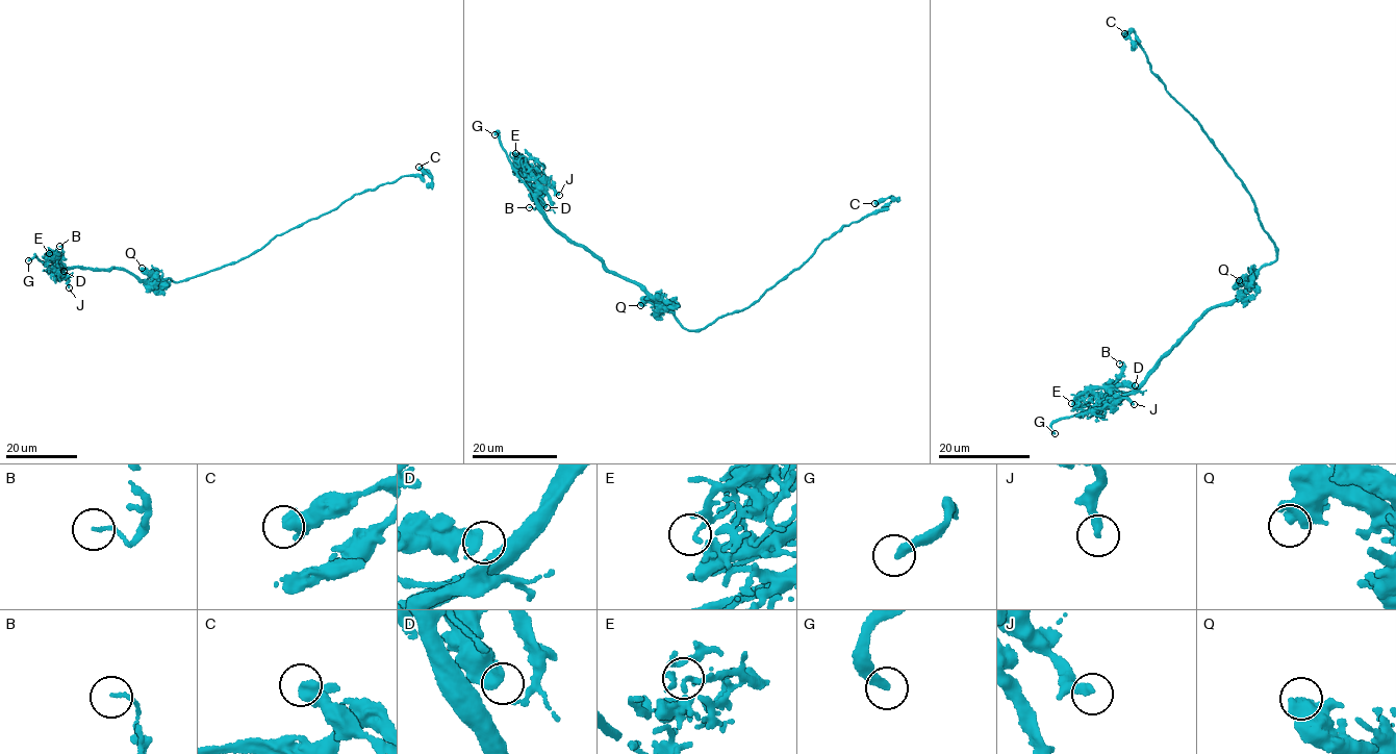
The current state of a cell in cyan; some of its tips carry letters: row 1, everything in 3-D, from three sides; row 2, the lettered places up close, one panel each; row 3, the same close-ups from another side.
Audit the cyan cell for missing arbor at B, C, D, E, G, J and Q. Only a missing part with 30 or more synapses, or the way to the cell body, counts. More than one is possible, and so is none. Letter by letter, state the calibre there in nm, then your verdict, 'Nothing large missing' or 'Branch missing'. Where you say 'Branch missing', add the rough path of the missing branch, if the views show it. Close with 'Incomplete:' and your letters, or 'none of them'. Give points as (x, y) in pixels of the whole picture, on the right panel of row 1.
B: Thickness 110 nm. Nothing large missing
C: Thickness 500 nm. Nothing large missing
D: Thickness 400 nm. Nothing large missing
E: Thickness 100 nm. Nothing large missing
G: Thickness 320 nm. Branch missing. Course of what is missing: (1055, 433), (1092, 452), (1124, 454)
J: Thickness 320 nm. Nothing large missing
Q: Thickness 600 nm. Nothing large missing
Incomplete: G

